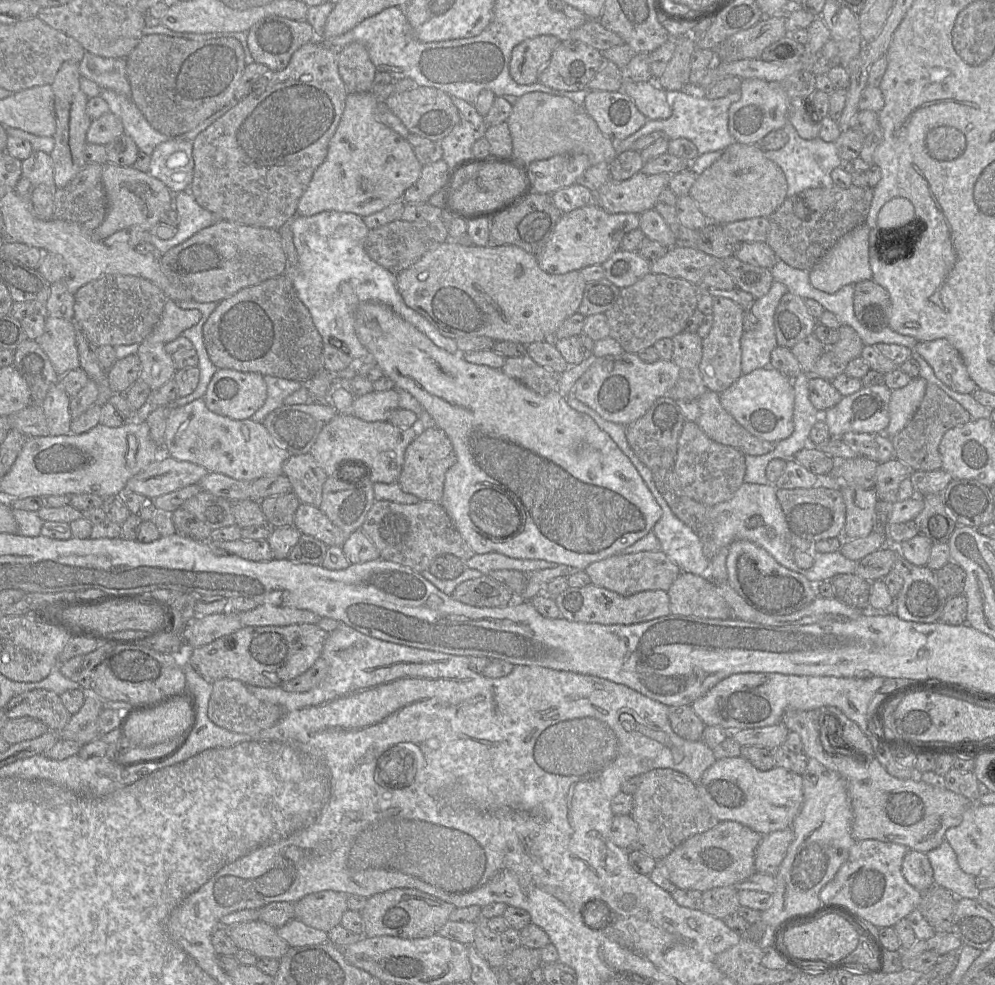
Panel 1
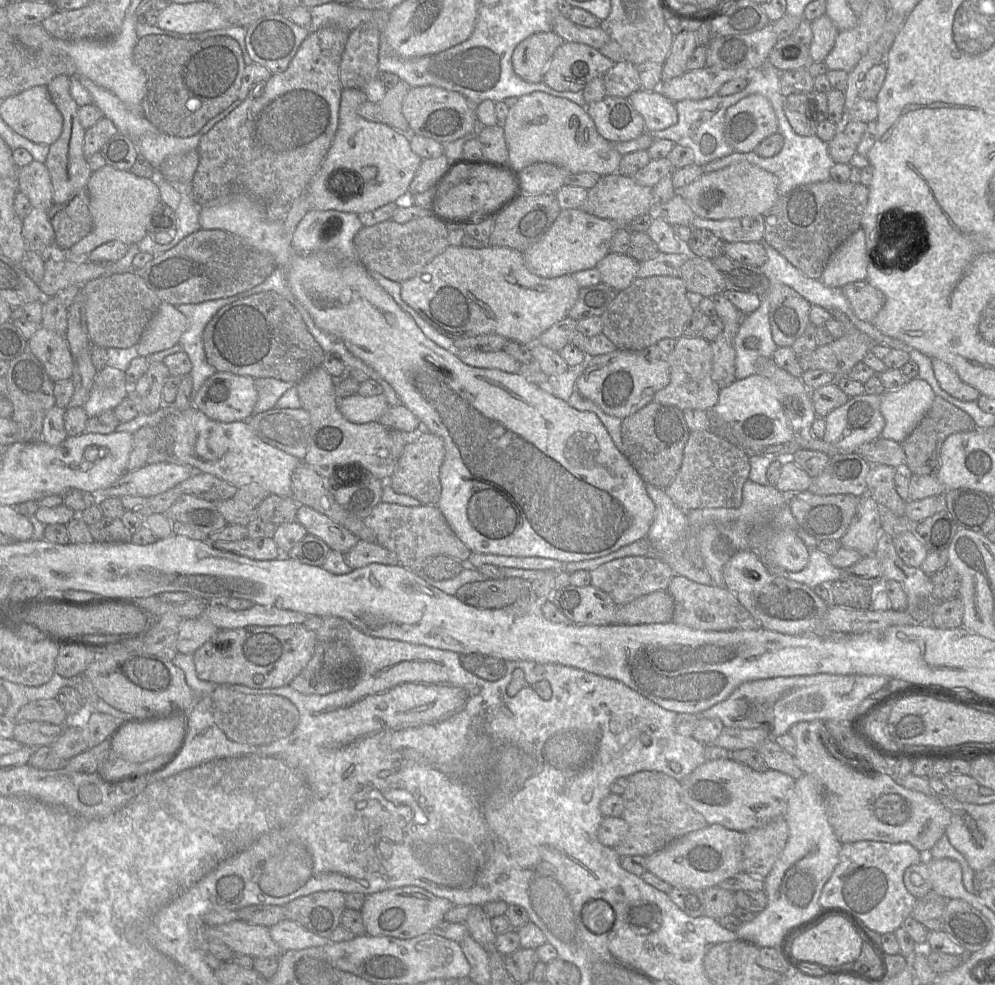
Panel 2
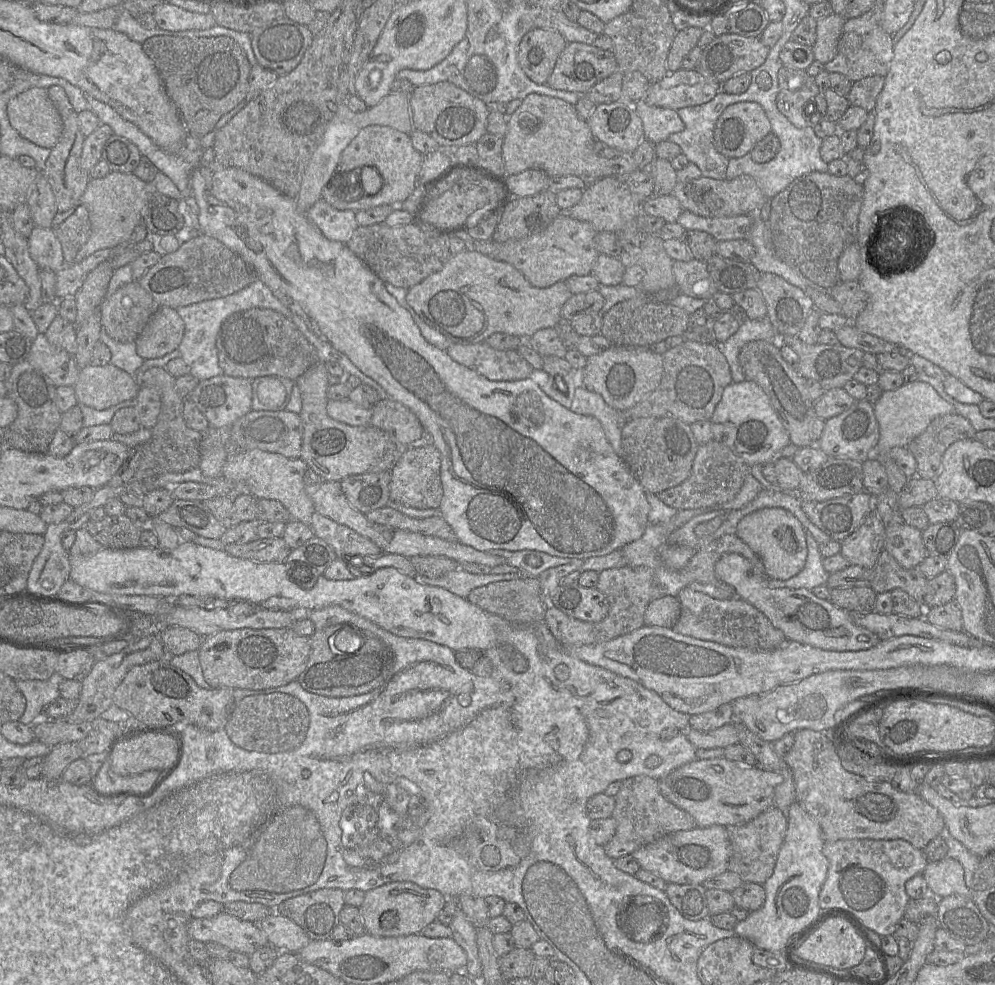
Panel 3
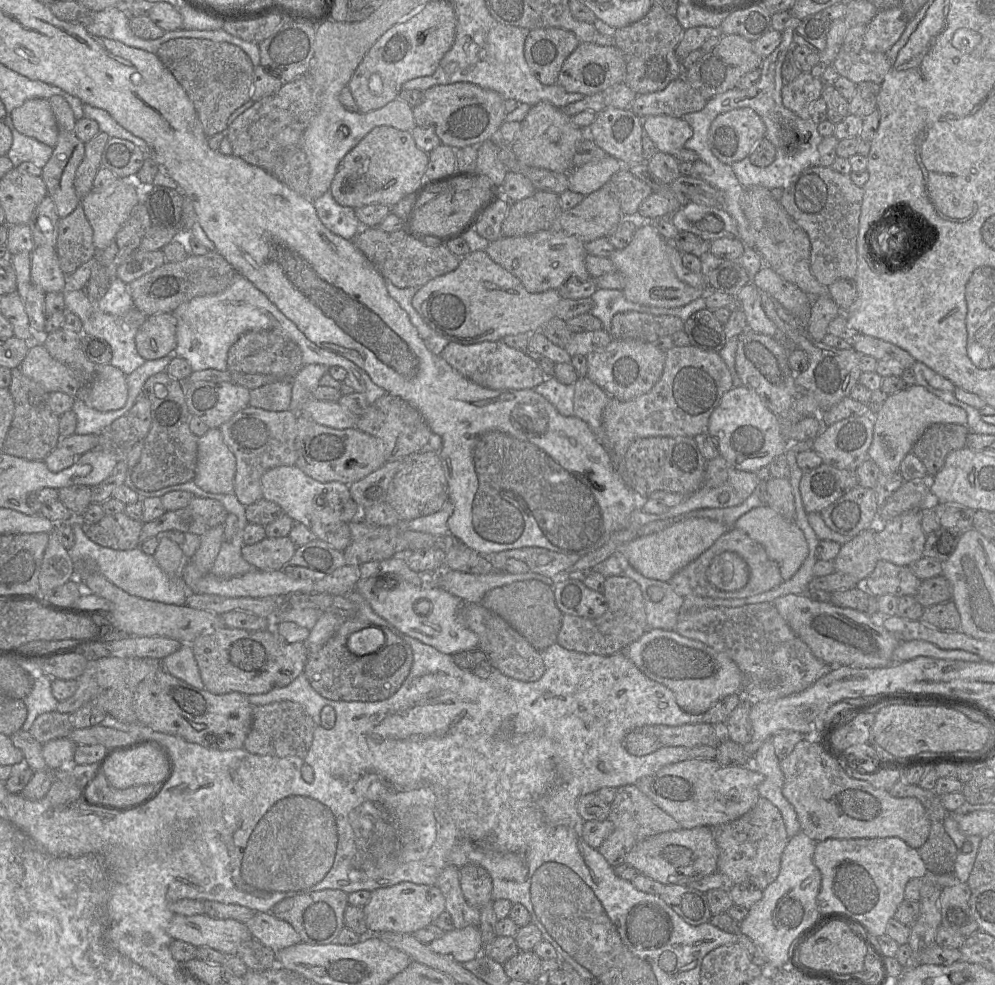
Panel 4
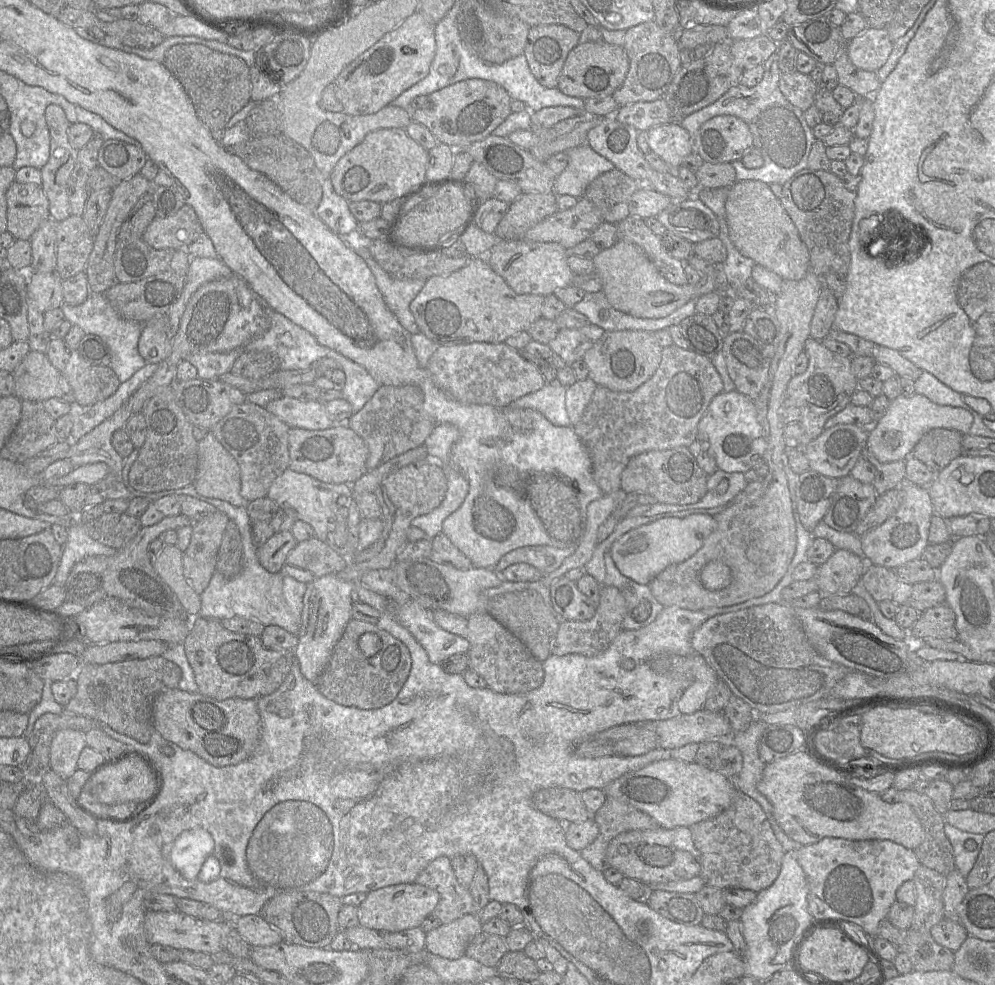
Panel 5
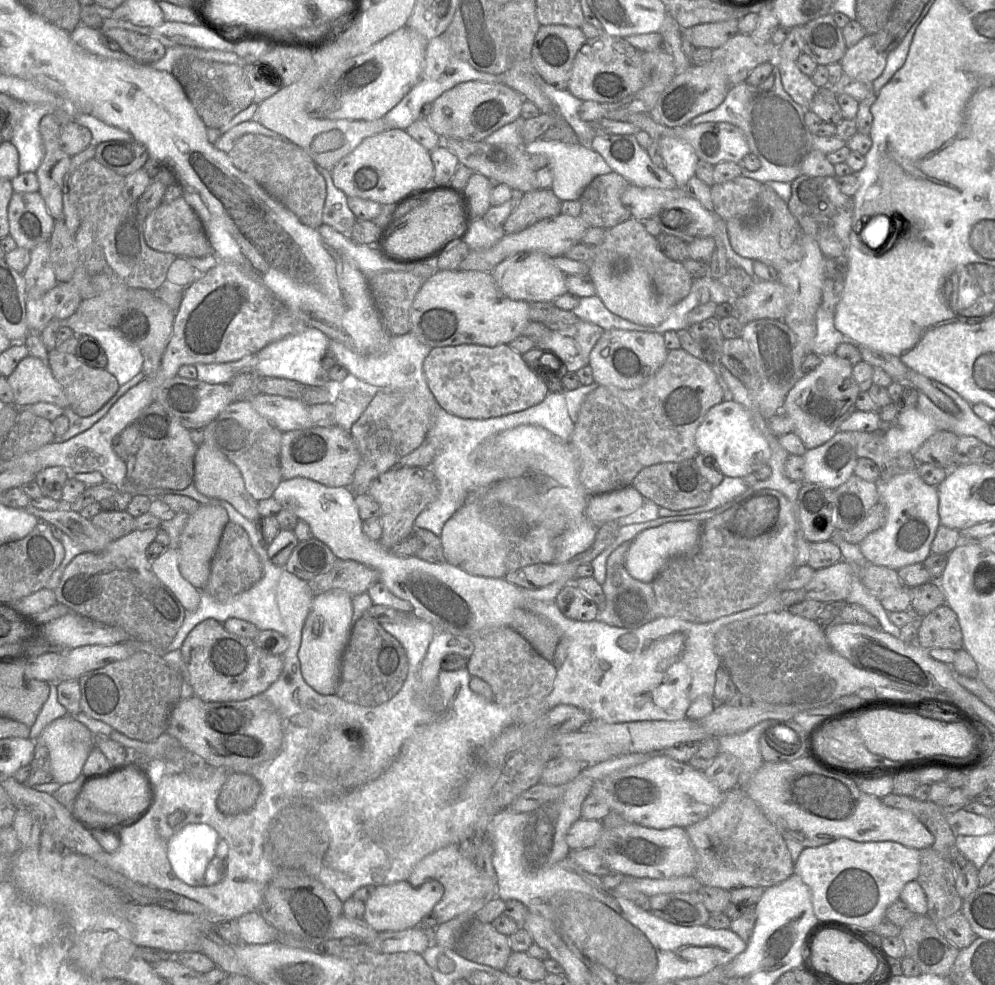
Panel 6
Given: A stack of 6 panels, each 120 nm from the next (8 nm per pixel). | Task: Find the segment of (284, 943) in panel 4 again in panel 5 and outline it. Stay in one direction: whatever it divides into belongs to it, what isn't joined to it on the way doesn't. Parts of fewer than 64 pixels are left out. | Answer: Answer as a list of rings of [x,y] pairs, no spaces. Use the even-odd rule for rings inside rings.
[[[250,914],[234,920],[240,935],[252,946],[271,946],[283,940],[281,933],[260,914]]]

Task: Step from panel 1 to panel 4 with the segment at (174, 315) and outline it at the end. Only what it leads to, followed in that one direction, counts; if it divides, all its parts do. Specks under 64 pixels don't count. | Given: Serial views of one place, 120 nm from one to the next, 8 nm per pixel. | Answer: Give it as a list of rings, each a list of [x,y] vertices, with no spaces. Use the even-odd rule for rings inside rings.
[[[158,313],[146,318],[136,333],[136,350],[145,360],[155,360],[174,353],[177,320],[170,313]]]

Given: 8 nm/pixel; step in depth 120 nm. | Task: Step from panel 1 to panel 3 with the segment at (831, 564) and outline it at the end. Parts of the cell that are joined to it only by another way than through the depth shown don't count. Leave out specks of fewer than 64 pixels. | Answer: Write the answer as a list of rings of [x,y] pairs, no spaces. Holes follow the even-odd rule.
[[[806,529],[805,540],[808,551],[803,569],[797,575],[787,580],[768,579],[769,588],[805,588],[812,590],[817,586],[826,585],[830,574],[823,567],[823,557],[819,551],[819,544]]]

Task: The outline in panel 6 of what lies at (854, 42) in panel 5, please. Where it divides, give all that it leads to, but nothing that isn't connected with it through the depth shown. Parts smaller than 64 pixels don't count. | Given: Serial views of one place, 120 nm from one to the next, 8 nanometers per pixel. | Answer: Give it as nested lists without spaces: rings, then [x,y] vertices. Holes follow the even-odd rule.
[[[867,34],[856,45],[848,48],[840,61],[846,75],[856,81],[872,84],[883,72],[888,55],[880,53]]]

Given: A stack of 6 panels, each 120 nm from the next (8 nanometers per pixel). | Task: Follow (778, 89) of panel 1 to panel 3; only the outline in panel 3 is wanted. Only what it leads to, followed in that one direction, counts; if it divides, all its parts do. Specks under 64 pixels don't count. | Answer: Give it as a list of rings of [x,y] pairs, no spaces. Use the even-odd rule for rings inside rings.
[[[757,102],[729,105],[716,121],[714,146],[728,158],[739,158],[771,132],[770,121]]]

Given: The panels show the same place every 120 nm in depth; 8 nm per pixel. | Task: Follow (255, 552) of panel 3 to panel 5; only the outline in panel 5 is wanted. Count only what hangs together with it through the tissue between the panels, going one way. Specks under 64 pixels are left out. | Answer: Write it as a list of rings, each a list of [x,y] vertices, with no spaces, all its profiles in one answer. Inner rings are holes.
[[[291,531],[275,533],[257,548],[258,560],[268,572],[281,572],[287,556],[297,543]]]

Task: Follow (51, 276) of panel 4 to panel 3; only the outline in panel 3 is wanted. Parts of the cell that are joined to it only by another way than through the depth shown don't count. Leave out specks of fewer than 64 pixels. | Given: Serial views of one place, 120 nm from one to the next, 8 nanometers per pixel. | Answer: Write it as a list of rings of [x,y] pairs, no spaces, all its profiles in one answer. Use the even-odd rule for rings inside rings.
[[[35,226],[28,237],[28,246],[32,259],[40,269],[50,269],[56,273],[67,265],[61,243],[52,228]]]

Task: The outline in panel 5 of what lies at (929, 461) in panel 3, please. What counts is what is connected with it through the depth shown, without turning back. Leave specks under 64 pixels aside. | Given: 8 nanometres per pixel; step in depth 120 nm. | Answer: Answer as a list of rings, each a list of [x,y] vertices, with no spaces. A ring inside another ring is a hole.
[[[932,429],[916,444],[912,456],[937,474],[962,454],[963,436],[962,433],[953,429]]]

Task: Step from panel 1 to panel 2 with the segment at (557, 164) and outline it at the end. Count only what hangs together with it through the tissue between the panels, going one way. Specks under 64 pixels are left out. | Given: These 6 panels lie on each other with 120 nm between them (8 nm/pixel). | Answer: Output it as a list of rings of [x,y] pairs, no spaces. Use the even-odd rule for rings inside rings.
[[[543,162],[526,166],[516,174],[518,193],[525,194],[556,193],[570,173],[564,168]]]

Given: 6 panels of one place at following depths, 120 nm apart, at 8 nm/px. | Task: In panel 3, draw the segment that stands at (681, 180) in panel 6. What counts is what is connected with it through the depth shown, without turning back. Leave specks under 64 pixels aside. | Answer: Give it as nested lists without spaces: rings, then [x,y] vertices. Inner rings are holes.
[[[643,99],[631,104],[642,120],[644,138],[653,144],[668,140],[671,134],[681,132],[685,127],[673,109],[651,106]]]

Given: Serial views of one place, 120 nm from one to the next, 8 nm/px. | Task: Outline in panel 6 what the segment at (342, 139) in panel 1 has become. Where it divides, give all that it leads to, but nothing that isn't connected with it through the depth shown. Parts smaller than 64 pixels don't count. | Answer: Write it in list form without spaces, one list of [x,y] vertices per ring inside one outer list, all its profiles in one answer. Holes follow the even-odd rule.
[[[390,128],[364,139],[332,169],[335,186],[348,197],[369,199],[381,205],[393,204],[407,192],[432,182],[433,177],[431,152],[400,128]]]

